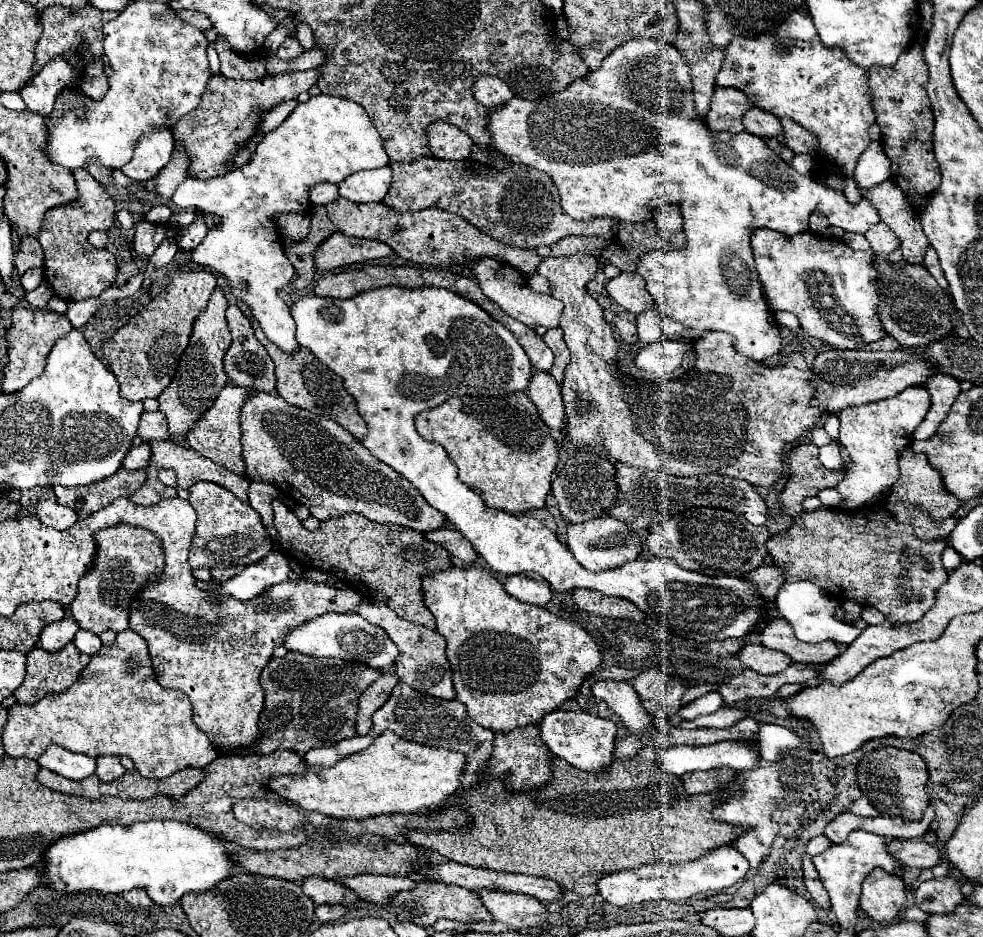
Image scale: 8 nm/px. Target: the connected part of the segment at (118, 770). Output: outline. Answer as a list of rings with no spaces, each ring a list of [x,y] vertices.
[[[101,756],[101,758],[97,758],[97,770],[95,770],[95,774],[99,776],[101,782],[113,782],[123,772],[125,772],[125,768],[119,764],[117,756]]]

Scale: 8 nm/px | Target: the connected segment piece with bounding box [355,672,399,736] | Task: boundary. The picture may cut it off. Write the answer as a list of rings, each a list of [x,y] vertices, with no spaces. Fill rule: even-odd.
[[[381,672],[381,676],[361,694],[359,710],[357,710],[357,722],[355,722],[355,728],[357,728],[359,736],[365,736],[365,734],[371,732],[373,712],[379,710],[387,702],[387,698],[391,696],[391,690],[395,688],[397,682],[399,682],[397,674]]]

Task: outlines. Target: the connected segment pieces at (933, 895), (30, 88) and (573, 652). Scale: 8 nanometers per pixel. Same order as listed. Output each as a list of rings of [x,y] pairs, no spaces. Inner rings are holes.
[[[939,878],[923,882],[913,894],[915,906],[927,914],[951,914],[963,904],[959,882],[953,878]]]
[[[55,56],[19,90],[19,94],[29,110],[47,116],[47,112],[53,110],[57,94],[65,88],[73,88],[77,80],[77,66],[73,66],[67,56]]]
[[[481,566],[433,572],[423,578],[423,592],[425,604],[437,620],[437,632],[447,640],[455,700],[467,706],[467,714],[473,722],[491,732],[511,732],[527,724],[539,724],[545,714],[575,700],[585,678],[603,662],[601,648],[581,624],[515,600],[503,590],[501,582]]]

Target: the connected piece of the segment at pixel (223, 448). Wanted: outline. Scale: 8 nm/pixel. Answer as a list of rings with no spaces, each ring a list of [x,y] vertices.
[[[227,384],[217,394],[213,406],[195,422],[195,426],[185,436],[187,444],[193,450],[197,450],[201,456],[213,460],[215,464],[229,468],[235,474],[243,474],[243,470],[245,470],[243,460],[241,460],[241,442],[239,442],[239,438],[241,438],[239,412],[241,412],[241,406],[243,406],[247,394],[249,394],[249,390],[245,390],[241,386],[235,386],[235,384]]]

